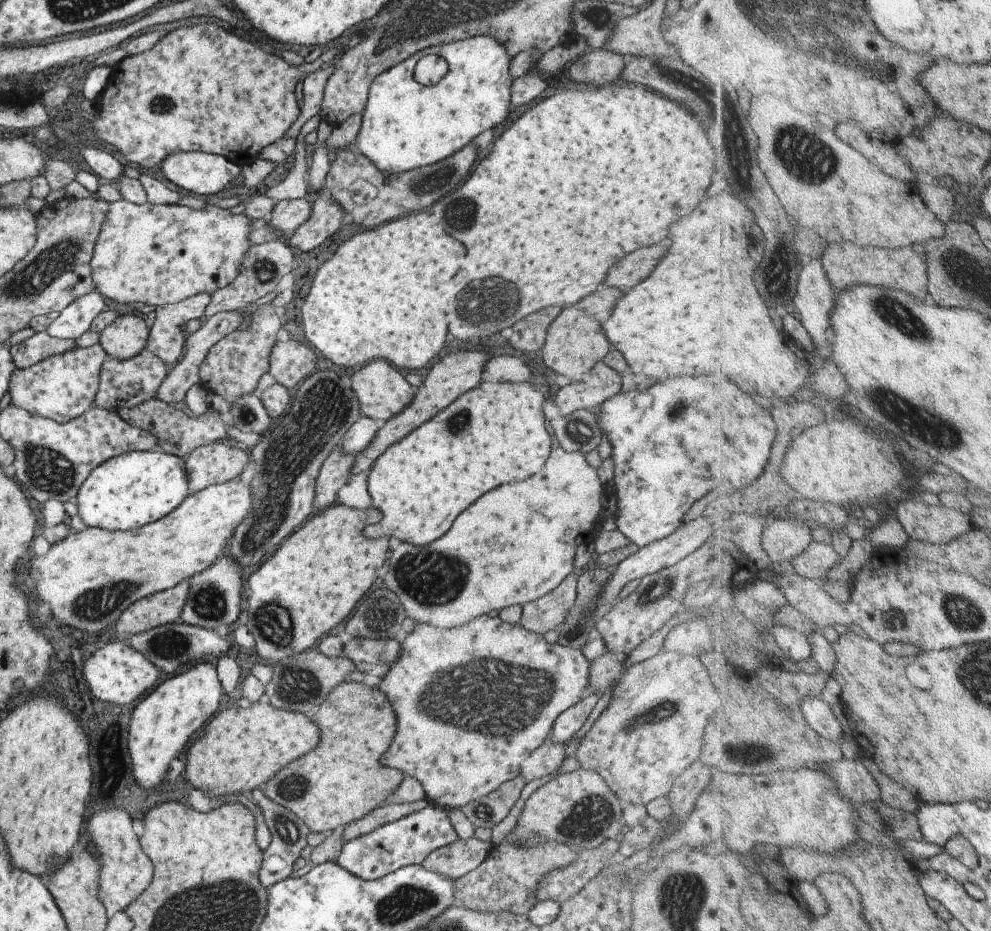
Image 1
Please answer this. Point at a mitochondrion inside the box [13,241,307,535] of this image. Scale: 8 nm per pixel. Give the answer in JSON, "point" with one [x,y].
{"point":[47,470]}

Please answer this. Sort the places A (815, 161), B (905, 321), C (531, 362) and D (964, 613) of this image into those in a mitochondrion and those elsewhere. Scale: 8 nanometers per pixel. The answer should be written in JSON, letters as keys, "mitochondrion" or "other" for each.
{"A":"mitochondrion","B":"mitochondrion","C":"other","D":"mitochondrion"}

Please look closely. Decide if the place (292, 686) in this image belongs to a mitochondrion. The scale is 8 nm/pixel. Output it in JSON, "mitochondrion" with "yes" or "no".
{"mitochondrion":"yes"}

